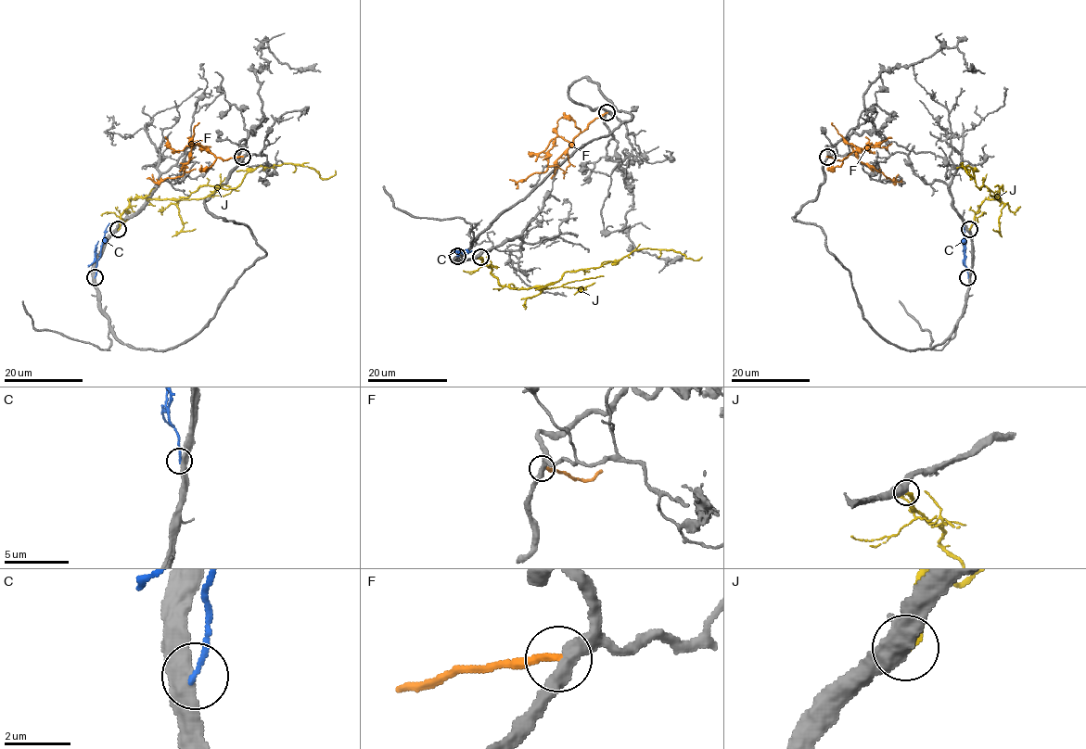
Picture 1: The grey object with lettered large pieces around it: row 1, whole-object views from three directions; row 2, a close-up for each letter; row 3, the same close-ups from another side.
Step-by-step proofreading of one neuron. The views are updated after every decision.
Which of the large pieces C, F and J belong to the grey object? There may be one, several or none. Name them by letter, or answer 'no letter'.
J

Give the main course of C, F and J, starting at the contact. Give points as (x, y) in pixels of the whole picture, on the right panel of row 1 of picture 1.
C: (967, 276), (963, 223)
F: (827, 157), (846, 158), (857, 149), (851, 143), (856, 156), (862, 162), (870, 165), (894, 183), (893, 178)
J: (969, 229), (985, 199), (1001, 199), (984, 185), (980, 189), (974, 171), (961, 165), (970, 178), (969, 171)

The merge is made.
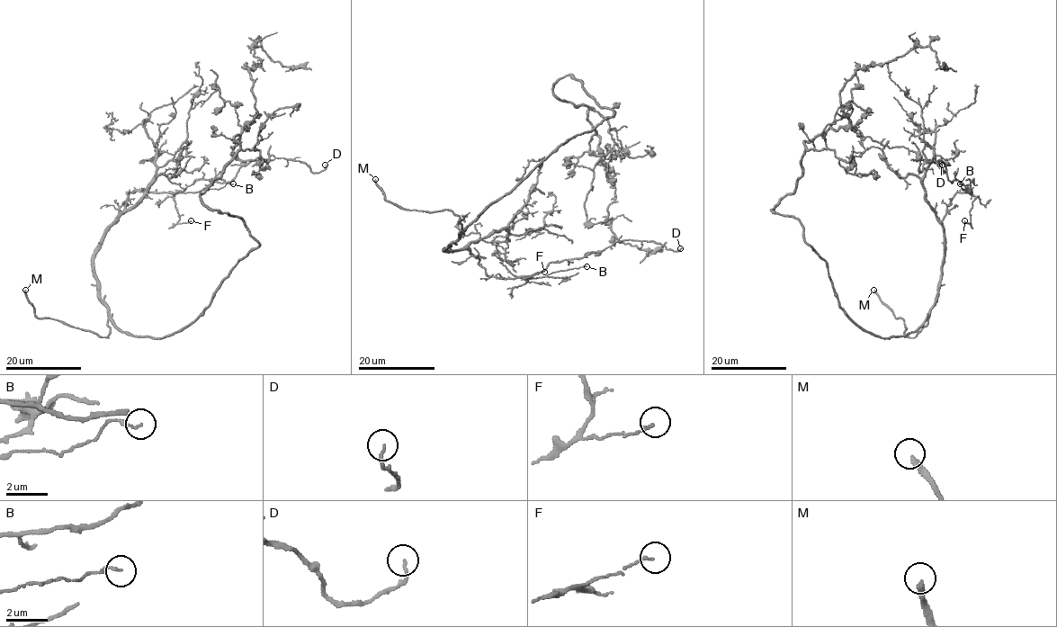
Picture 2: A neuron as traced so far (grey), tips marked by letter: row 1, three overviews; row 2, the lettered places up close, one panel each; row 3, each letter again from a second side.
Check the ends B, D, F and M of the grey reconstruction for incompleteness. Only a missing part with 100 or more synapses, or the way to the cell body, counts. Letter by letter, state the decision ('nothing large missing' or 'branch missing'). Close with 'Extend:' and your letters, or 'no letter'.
B: nothing large missing
D: nothing large missing
F: nothing large missing
M: branch missing
Extend: M

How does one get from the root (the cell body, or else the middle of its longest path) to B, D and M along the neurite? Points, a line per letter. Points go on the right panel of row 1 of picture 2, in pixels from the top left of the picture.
B: (837, 300), (872, 334), (914, 332), (936, 299), (946, 206), (957, 192), (971, 192), (960, 183)
D: (837, 300), (882, 337), (922, 325), (936, 299), (946, 206), (971, 192), (933, 158), (942, 165)
M: (837, 300), (858, 326), (882, 337), (906, 335), (927, 318), (927, 325), (906, 336), (904, 320), (873, 290)

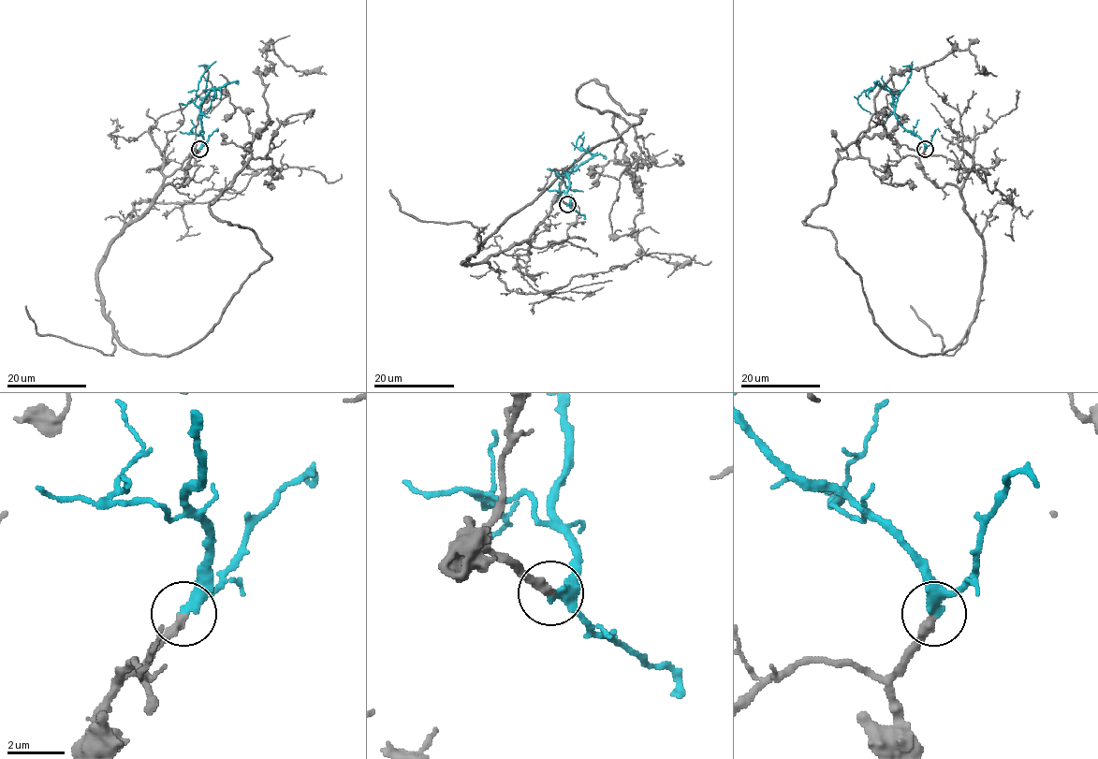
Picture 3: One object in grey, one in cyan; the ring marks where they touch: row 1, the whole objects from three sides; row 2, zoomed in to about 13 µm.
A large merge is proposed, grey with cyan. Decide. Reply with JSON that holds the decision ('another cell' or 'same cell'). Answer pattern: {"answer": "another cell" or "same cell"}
{"answer": "same cell"}

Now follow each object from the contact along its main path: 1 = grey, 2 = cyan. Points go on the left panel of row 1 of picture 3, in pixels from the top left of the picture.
1: (199, 148), (97, 272), (140, 354), (192, 346), (271, 258), (209, 206), (270, 121), (265, 51), (326, 74)
2: (199, 148), (203, 140), (199, 134), (199, 104), (212, 90), (225, 85), (213, 90), (215, 93), (207, 112)

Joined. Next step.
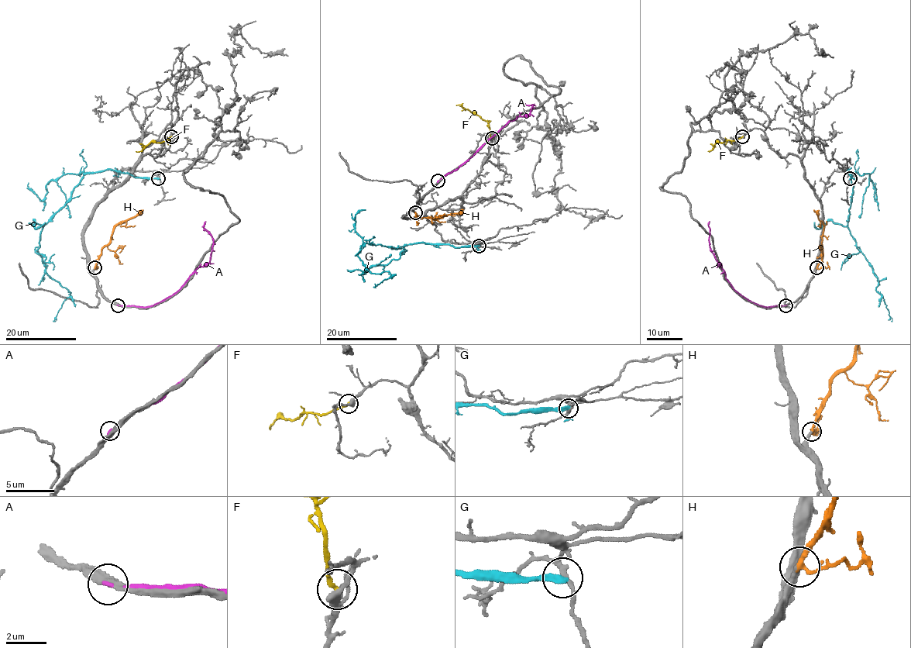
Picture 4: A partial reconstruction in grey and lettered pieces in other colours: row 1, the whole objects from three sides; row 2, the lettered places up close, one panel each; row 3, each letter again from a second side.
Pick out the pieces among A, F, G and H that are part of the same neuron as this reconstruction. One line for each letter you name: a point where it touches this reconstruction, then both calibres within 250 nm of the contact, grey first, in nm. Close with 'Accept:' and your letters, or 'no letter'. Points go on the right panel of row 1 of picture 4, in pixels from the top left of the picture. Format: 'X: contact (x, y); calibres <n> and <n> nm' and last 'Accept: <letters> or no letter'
H: contact (816, 267); calibres 280 and 200 nm
Accept: H

